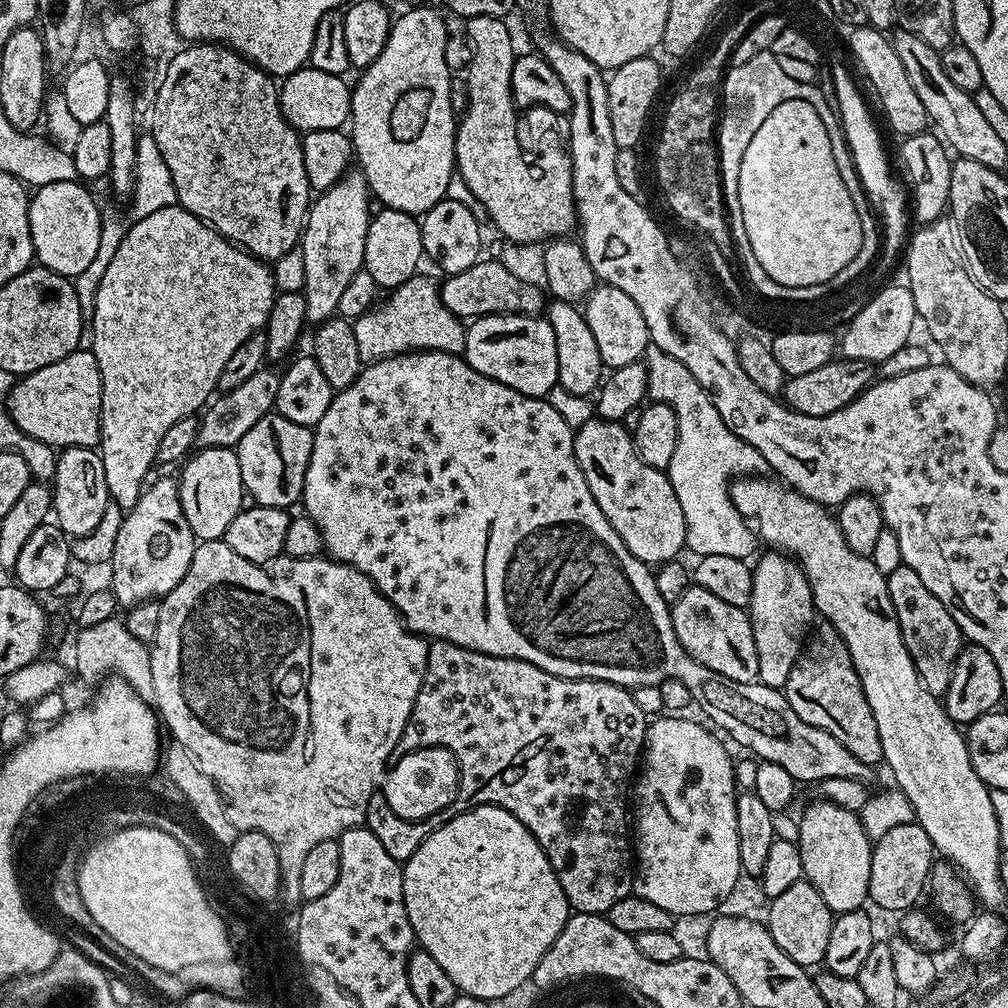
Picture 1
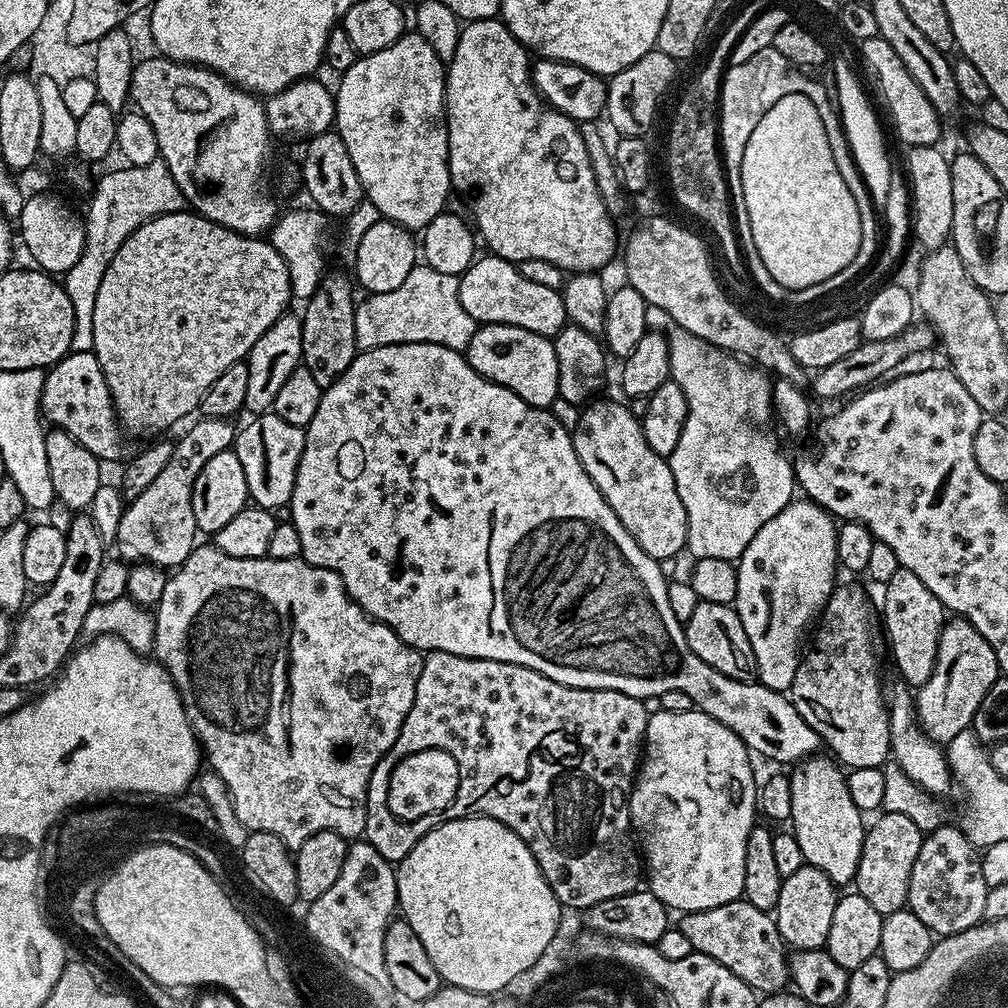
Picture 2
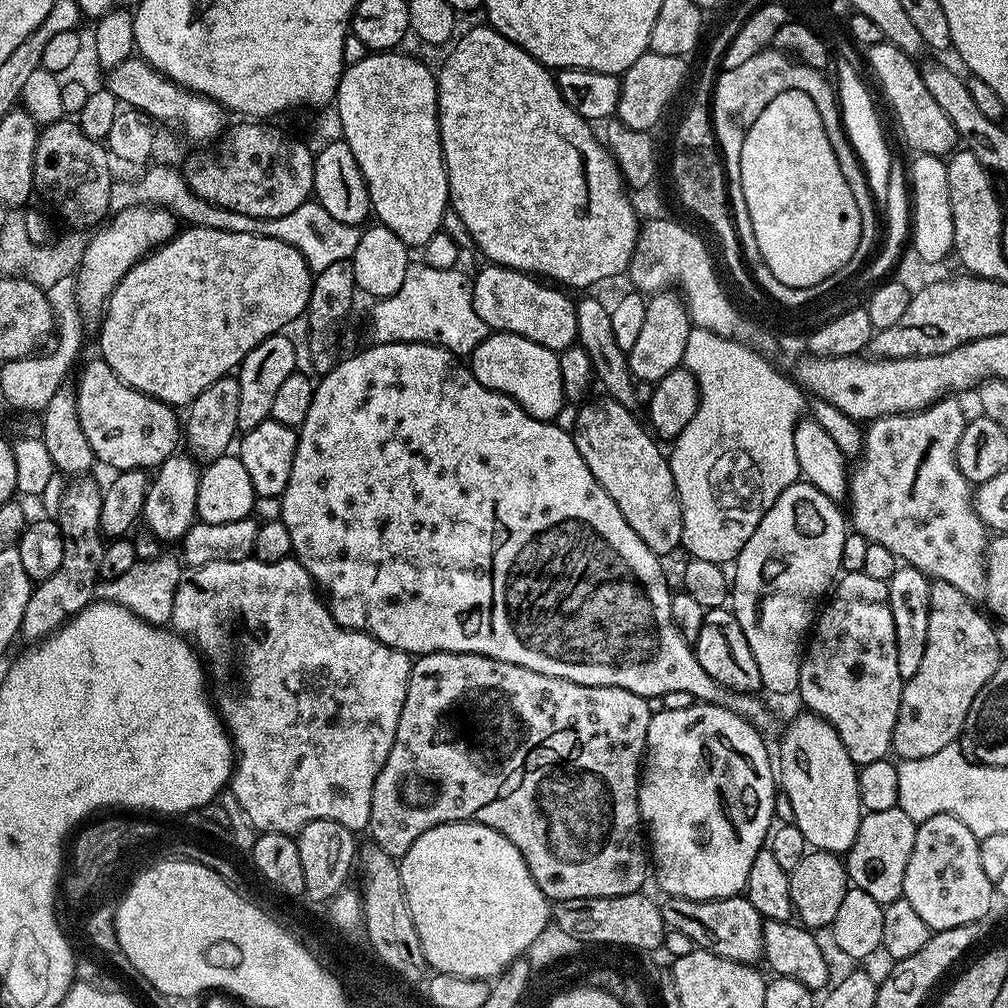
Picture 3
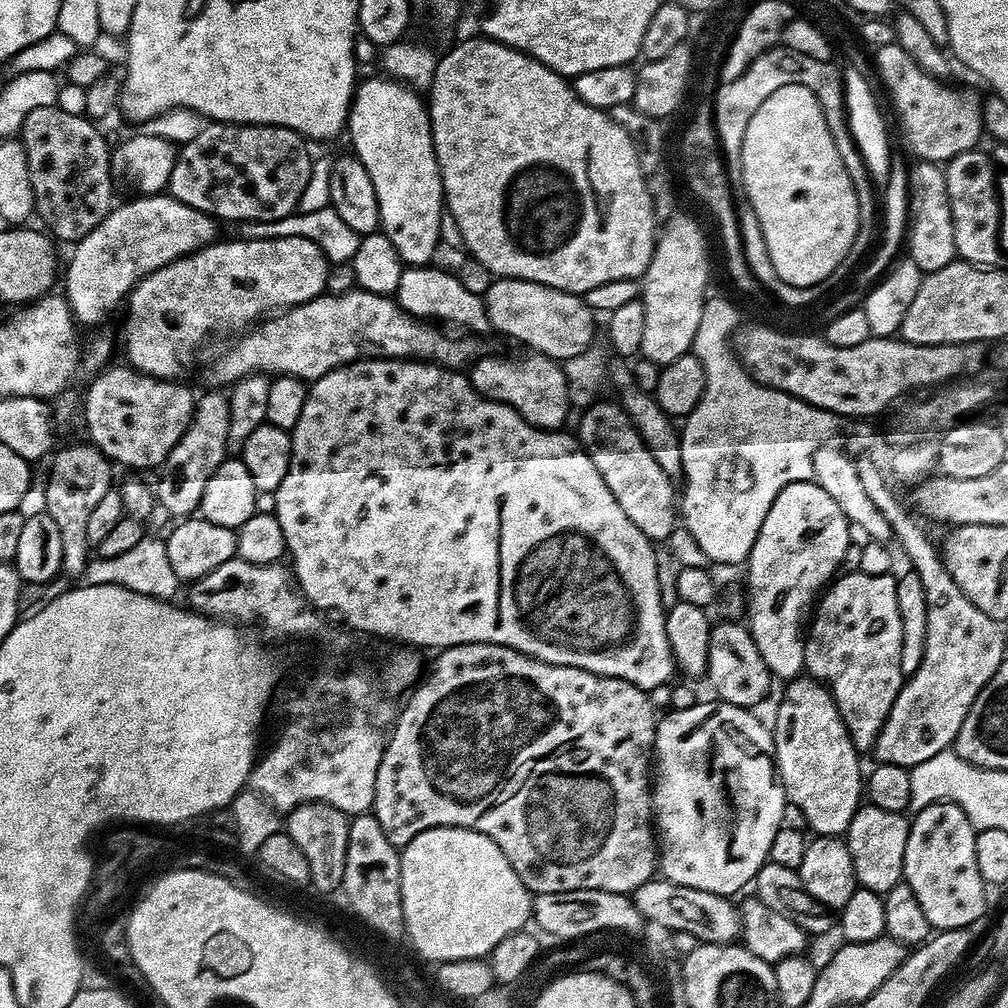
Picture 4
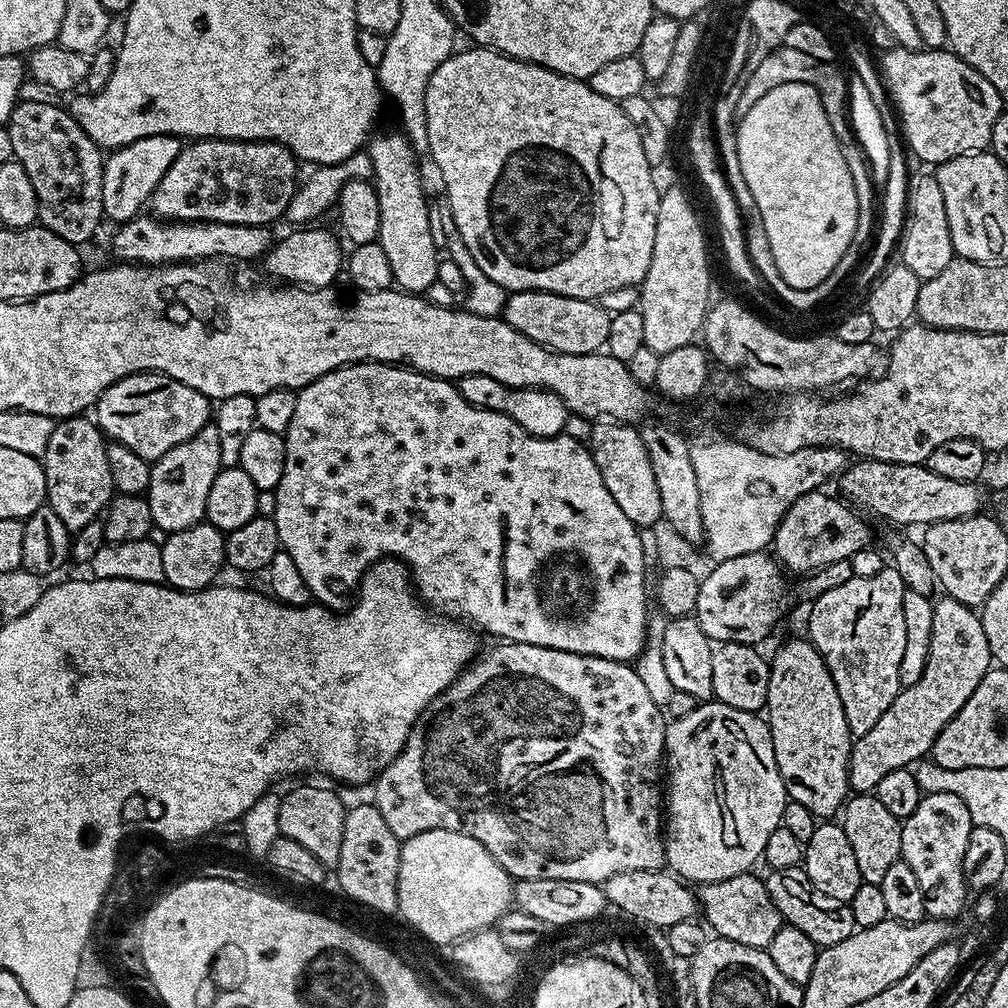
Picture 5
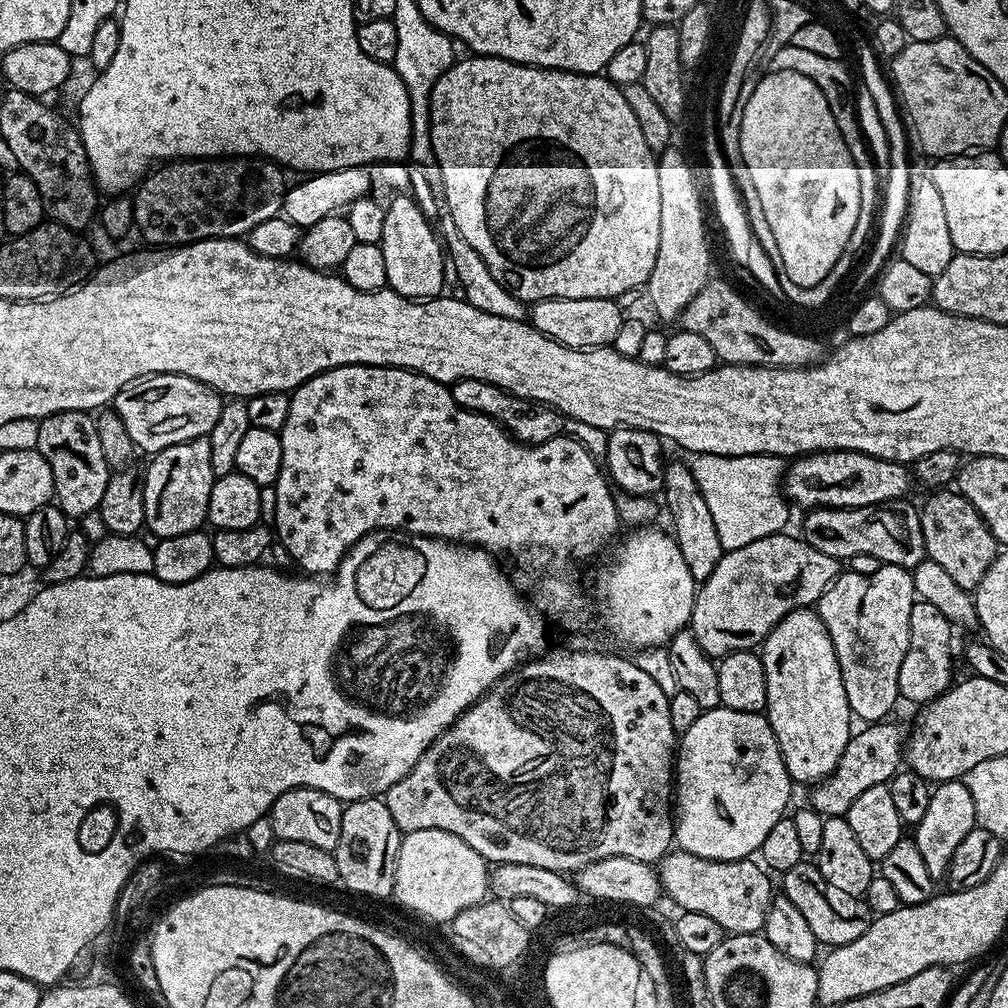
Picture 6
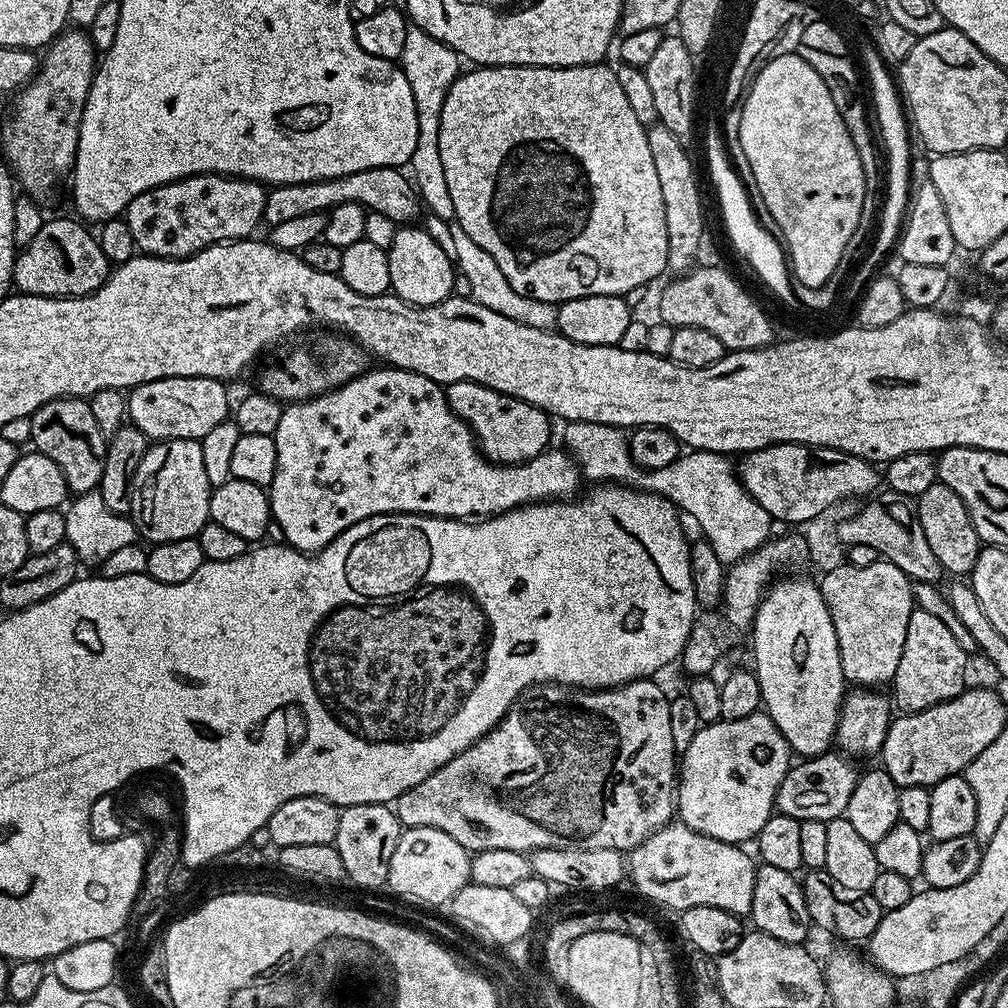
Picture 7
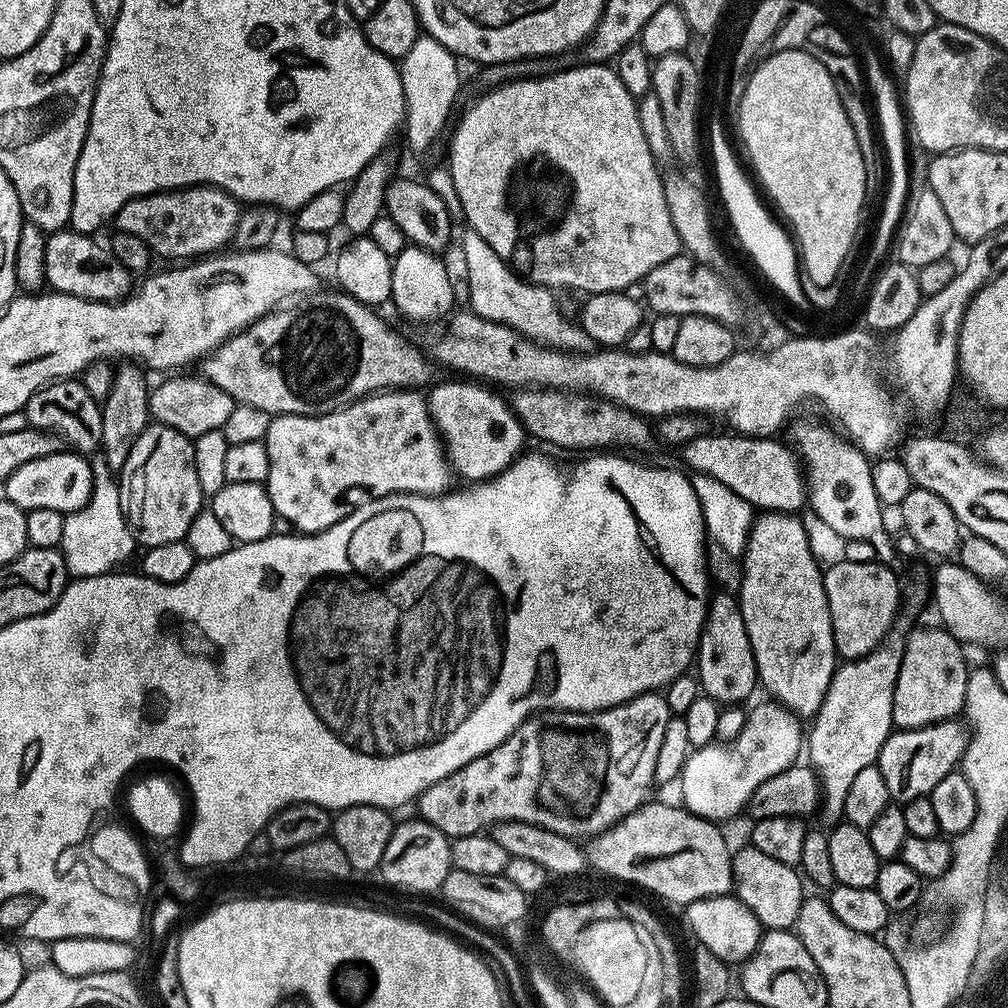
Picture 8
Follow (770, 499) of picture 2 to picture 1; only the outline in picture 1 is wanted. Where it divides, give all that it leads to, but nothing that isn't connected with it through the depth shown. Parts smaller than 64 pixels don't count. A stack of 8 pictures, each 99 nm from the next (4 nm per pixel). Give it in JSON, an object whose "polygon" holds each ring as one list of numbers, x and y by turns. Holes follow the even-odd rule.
{"polygon":[[671,361,672,367,672,397,670,403,672,409,678,414,678,446,674,450,674,458,670,458,670,466,667,474,668,480,674,486,674,494,678,494,678,502,682,506,682,514,686,518,686,541,687,551,696,552,697,557,709,556,710,554,726,554,726,558,738,558,748,560,751,552,758,545,758,537,753,532,748,521,738,514,738,510,732,501,730,485,734,478,743,478,753,474,760,474,765,471,766,465,762,454,754,450,742,438,733,434,732,430,722,422,718,410,714,410,714,402,708,397,708,392,682,366,682,362]]}

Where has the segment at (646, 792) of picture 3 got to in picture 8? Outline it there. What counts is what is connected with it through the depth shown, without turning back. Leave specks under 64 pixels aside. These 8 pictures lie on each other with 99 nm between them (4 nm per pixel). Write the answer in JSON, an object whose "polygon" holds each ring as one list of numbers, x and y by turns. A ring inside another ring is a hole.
{"polygon":[[767,702,760,704,756,709,751,709,746,718,746,726,742,726,742,734,728,744,713,742,704,748,697,748,688,755,688,761,680,772,682,782,683,807,701,816,703,820,725,822,731,816,743,813,748,807,748,800,766,782,766,778,774,778,774,774,782,774,791,764,797,763,802,756,802,728,800,732,801,717,794,715,783,704]]}

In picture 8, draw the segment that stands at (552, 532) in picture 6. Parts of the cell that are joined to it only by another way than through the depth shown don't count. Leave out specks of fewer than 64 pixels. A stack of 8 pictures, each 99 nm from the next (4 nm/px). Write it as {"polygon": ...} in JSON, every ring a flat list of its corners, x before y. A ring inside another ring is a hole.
{"polygon":[[393,388,376,392,321,416,273,415,264,445,266,454,270,454,270,474,266,481,270,502,277,516,286,518,300,534,326,530,345,520,365,500,377,496,399,492,442,496,453,487,452,465,448,463,425,393,420,390]]}

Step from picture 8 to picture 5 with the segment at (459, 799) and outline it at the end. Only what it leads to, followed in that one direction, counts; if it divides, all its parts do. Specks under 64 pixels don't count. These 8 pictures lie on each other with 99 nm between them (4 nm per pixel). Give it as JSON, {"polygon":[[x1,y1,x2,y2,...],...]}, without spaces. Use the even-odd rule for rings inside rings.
{"polygon":[[511,642,497,643,497,648,492,648,488,653,481,655,479,659,468,665,461,672,460,677,447,688,438,698,434,698,428,703,420,717,416,719,416,724,412,727,412,732,408,735,408,741,404,743,404,748,396,755,394,762,380,771,379,776,374,781,376,797,374,803,376,809,382,814,382,819,386,821,386,826,390,826,391,832,402,842,414,838,423,832,430,830,450,830,451,832,461,832,486,846,486,850,492,857,507,870,513,881,529,880,530,878,554,878,555,880,569,880,570,882,590,882,591,884,603,885,604,881,614,878,614,874,623,872,633,872,634,870,646,870,654,872,663,869,666,864,664,855,665,833,662,831,662,761,665,759,664,750,664,730,666,727,666,716,662,708,655,704,650,698,649,691,646,690,645,683,638,678,635,667,631,663,623,660,611,660,610,658,598,658,597,656,587,656,586,654,574,654,566,650,554,650,546,646,534,646,533,644,514,644]]}

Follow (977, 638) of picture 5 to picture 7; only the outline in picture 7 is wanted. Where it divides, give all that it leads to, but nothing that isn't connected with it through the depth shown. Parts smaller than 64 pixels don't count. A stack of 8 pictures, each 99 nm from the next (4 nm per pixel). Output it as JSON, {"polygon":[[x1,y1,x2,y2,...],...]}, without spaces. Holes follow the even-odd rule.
{"polygon":[[836,750,823,752,820,756,809,756,796,763,789,767,786,778,782,778,778,786,775,811,781,816,789,816,798,821,827,822,844,815,858,779,858,769,852,765,855,763]]}

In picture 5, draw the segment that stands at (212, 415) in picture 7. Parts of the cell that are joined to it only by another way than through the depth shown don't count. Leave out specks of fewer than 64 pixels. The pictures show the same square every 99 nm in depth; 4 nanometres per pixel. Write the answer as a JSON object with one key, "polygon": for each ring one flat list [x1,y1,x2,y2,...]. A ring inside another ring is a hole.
{"polygon":[[136,372,133,376,122,378,114,382,102,393,99,400,94,405,95,423,109,441,121,443,124,447,129,447,134,454,138,454,142,459,155,462,162,458,174,446,194,438,198,430,202,430,208,425,214,416,214,404,207,396,203,396,198,390,186,386,169,376,163,376,161,372]]}

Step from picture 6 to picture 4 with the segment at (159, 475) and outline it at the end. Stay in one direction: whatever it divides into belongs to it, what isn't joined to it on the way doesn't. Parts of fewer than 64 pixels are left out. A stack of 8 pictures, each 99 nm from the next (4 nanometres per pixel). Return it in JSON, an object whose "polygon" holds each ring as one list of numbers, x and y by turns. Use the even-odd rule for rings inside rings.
{"polygon":[[212,390,195,397,192,421,186,426,182,438,164,459,159,473,160,485,155,485,154,495,159,507,175,518,188,518,199,509,206,482,218,470,218,466,229,455,228,434,230,430,230,402,228,392]]}

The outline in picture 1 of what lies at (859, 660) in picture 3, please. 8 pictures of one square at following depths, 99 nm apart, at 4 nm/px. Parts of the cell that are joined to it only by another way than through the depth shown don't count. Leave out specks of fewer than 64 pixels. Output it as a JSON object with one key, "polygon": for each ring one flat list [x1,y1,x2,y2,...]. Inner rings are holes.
{"polygon":[[824,622,821,625,811,633,796,659,794,670,790,670,790,678,782,689,784,697,802,722,810,722,810,726,818,726,826,730,826,734,838,738,838,742,842,742,842,746,862,763,879,765,884,758,882,738,878,738,878,726,874,723,870,702,866,702,862,682,854,670,850,650,846,650,846,642,842,642,832,624]]}

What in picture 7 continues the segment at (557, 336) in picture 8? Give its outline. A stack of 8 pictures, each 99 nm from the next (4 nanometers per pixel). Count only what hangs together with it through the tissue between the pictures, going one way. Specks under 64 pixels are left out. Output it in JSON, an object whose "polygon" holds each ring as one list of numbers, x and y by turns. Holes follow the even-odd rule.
{"polygon":[[459,226,453,227,450,252,454,257,454,264,459,275,468,283,467,295,482,306,486,306,486,310,494,310,494,314,514,318,514,322,522,322,526,326,545,330,555,329,557,305,535,300,532,296,518,294,518,290,514,290,510,282,506,282,506,274,498,270,494,258,490,258,490,254,486,254,486,250,482,250,482,246,478,246,478,242,474,242,470,234,466,234]]}

